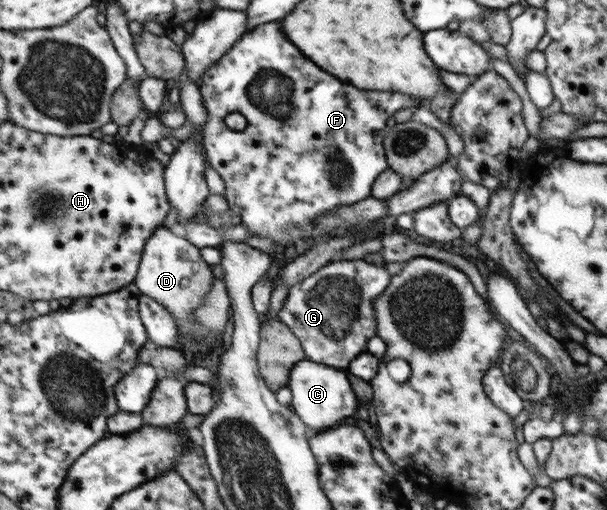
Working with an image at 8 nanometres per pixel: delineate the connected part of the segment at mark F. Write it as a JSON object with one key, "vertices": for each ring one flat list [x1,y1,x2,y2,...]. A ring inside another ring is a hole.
{"vertices":[[275,21,246,31,204,71,198,86,206,111,201,133,202,150,208,166,223,179,228,210,240,217,240,223,247,226,251,236,272,240,277,245,293,245,297,240,313,237,312,221,323,219,331,209,371,197,375,177,388,169,386,157,383,157,384,147,381,147,385,121,398,109,412,109,421,102,396,91,359,91,341,83,305,59,287,41],[235,111,246,121,241,131,231,130,223,122,227,113]]}

